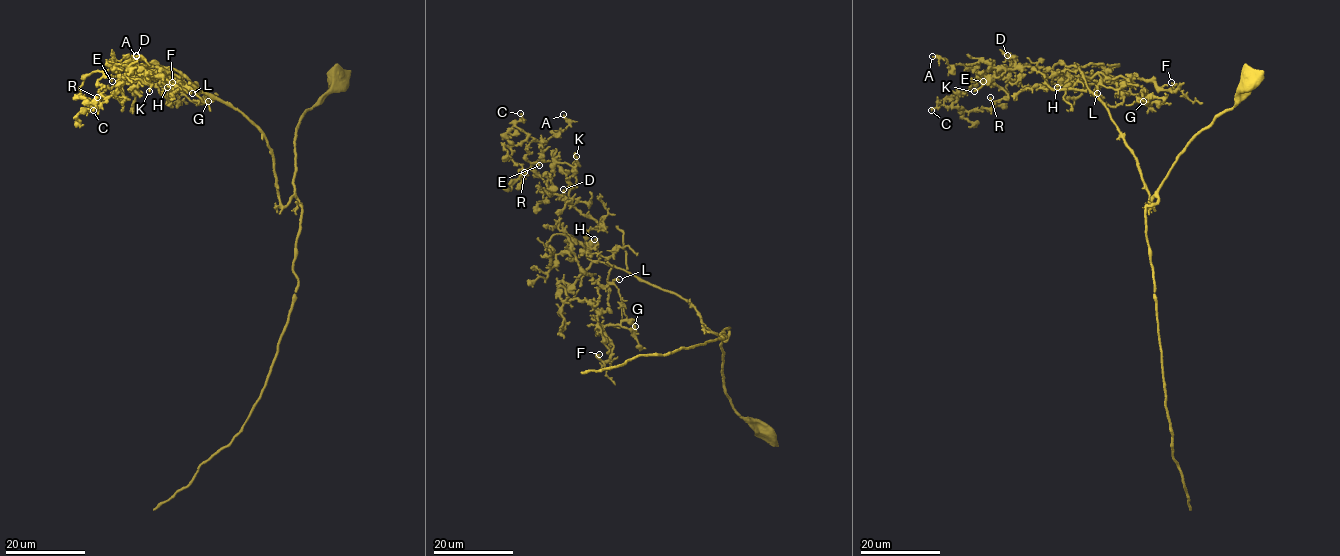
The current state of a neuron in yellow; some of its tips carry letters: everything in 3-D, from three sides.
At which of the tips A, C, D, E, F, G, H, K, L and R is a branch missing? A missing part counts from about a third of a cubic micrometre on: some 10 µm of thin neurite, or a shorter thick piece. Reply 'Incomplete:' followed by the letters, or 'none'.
Incomplete: L

